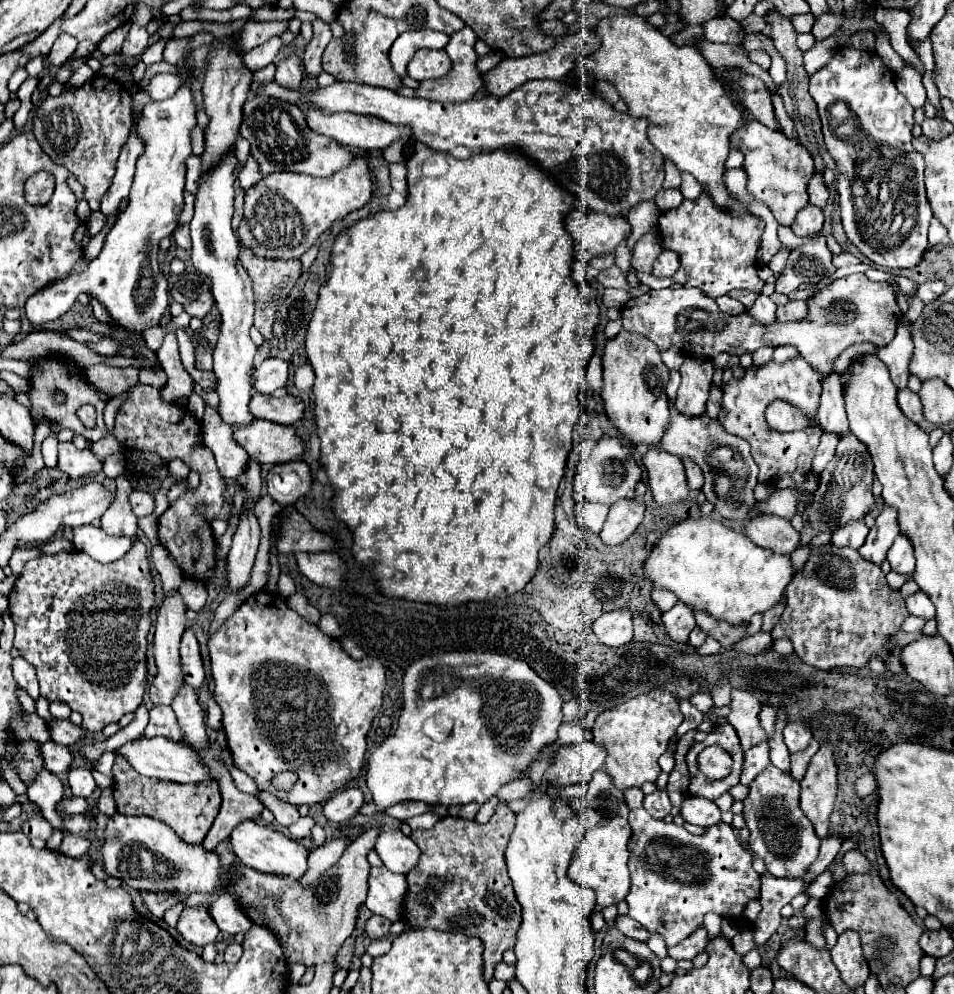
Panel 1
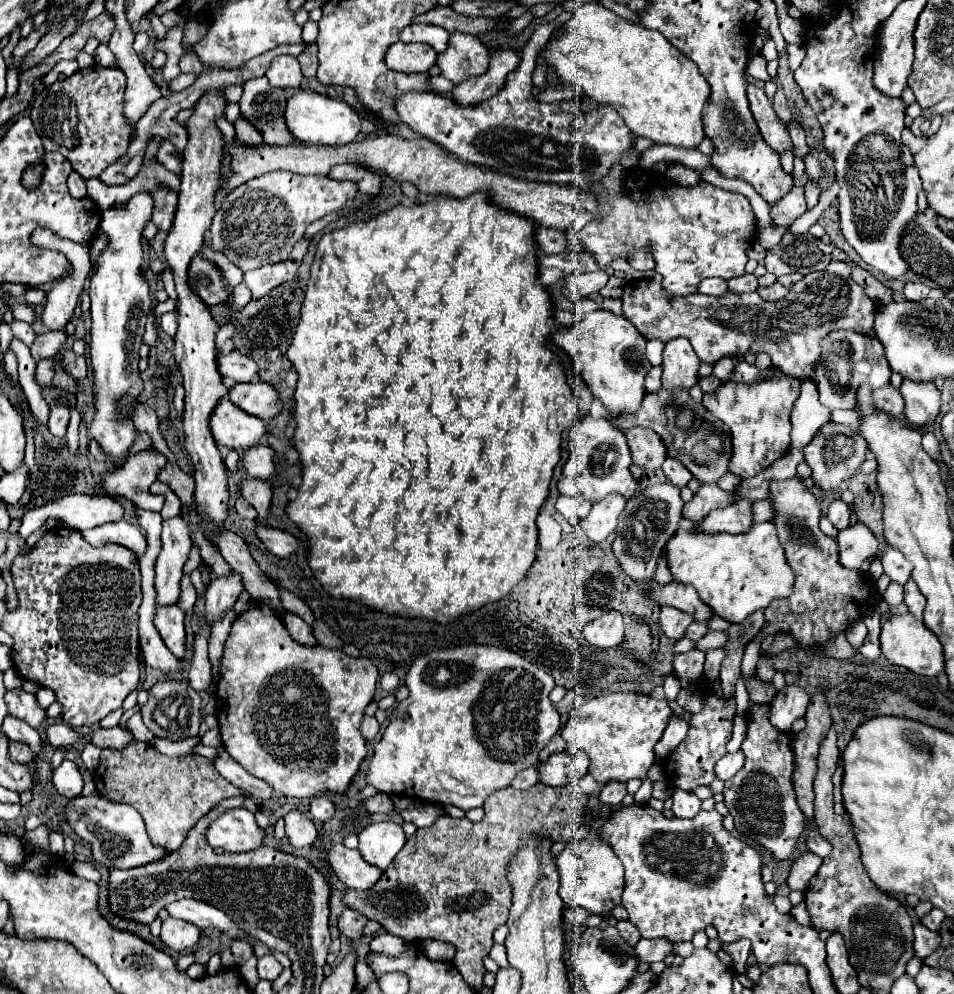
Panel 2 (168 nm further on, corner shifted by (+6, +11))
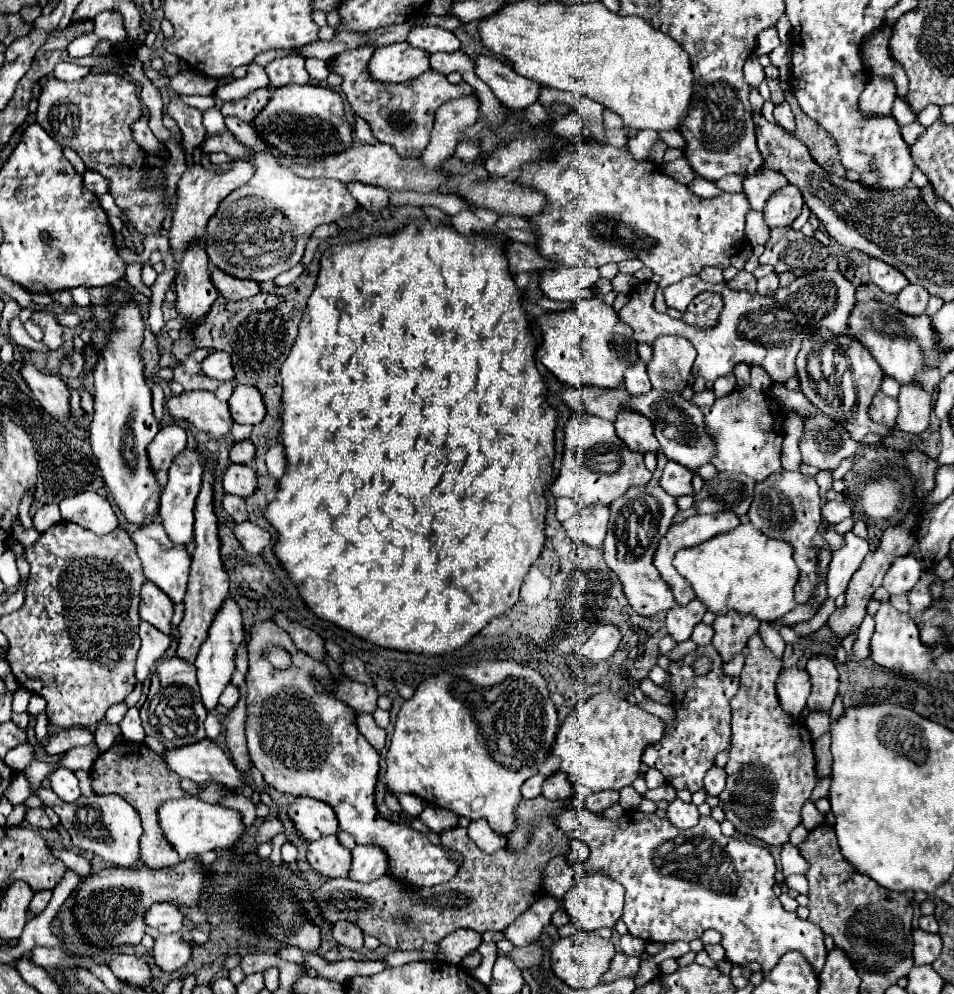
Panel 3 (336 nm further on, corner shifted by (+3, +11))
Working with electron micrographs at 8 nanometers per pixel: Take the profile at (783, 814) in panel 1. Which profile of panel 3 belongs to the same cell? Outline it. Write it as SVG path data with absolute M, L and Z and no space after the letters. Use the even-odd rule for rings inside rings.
M758 634L748 640L748 648L750 654L740 674L740 690L732 698L728 780L718 798L726 818L738 832L760 838L772 846L782 846L790 840L790 832L802 822L802 804L810 798L816 784L812 736L798 718L788 716L778 704L776 680L782 662L774 658Z

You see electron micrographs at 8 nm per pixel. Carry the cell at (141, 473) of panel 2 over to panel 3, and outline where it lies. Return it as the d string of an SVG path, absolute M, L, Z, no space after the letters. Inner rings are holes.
M180 426L160 428L154 440L148 444L148 460L152 472L168 470L172 458L178 456L186 448L186 430Z

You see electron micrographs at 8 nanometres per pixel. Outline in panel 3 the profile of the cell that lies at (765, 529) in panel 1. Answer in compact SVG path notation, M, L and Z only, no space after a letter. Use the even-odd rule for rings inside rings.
M716 512L716 514L710 514L710 516L708 516L708 514L696 514L696 516L688 518L688 520L684 520L682 524L672 524L672 526L670 526L670 532L668 532L668 534L660 540L660 544L658 544L658 550L656 550L656 554L654 554L654 566L658 568L662 580L664 580L666 584L670 584L670 588L672 588L672 592L674 592L678 604L684 606L684 604L688 604L690 600L694 600L694 590L690 588L690 584L688 584L682 576L678 576L678 570L676 570L674 564L672 564L674 554L676 554L680 548L698 546L698 544L702 544L702 542L714 538L716 534L730 532L730 530L734 530L738 524L740 524L740 520L738 520L738 516L734 516L734 512Z

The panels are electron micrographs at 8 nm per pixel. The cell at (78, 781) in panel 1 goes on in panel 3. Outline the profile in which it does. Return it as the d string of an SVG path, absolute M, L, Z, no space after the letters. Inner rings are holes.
M58 768L50 774L50 786L52 790L64 800L64 802L74 802L80 798L80 788L78 788L78 778L74 776L72 770L68 768Z

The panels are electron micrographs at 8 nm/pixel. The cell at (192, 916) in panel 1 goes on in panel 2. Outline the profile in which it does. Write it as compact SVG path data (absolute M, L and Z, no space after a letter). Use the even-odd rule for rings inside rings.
M167 918L161 926L159 940L171 950L171 952L183 952L197 944L201 930L193 924L183 924L183 920L171 920Z

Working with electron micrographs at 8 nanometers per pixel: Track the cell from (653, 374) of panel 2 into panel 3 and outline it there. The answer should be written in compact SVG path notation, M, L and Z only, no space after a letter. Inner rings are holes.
M638 360L634 366L626 370L626 390L632 394L646 394L652 390L648 372L646 372L646 362Z

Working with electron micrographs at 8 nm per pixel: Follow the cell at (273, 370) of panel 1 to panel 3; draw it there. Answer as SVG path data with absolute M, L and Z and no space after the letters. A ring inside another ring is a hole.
M212 352L202 362L202 372L214 380L234 380L236 376L232 368L232 360L230 356L226 356L226 352Z

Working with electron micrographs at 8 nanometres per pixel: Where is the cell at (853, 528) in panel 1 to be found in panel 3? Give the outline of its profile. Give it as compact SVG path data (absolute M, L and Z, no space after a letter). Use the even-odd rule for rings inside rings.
M830 500L824 508L822 508L822 516L824 520L828 520L830 524L838 524L846 518L852 516L852 508L846 502L838 502L838 500Z

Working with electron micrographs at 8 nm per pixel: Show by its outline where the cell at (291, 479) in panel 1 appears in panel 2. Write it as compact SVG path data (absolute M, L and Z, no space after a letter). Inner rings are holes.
M255 446L245 450L243 454L243 466L249 476L267 480L275 474L275 462L273 462L273 450L269 446Z

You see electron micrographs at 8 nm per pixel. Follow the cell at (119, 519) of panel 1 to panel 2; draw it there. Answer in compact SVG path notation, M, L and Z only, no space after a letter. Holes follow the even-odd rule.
M69 494L69 496L63 496L59 500L53 500L41 508L33 508L33 510L27 510L25 516L23 516L23 524L19 528L19 536L23 540L29 538L29 534L37 528L43 526L43 522L47 518L57 518L61 520L65 526L69 528L75 528L75 530L89 530L89 528L95 528L95 526L101 526L101 524L107 524L107 522L119 522L123 518L123 506L109 498L109 496L99 496L99 494Z

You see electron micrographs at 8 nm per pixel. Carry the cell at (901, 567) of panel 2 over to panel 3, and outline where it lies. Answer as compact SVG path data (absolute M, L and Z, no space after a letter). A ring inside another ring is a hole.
M906 554L894 560L894 564L884 576L882 586L890 592L890 596L906 594L920 580L920 574L922 574L920 562L912 554Z

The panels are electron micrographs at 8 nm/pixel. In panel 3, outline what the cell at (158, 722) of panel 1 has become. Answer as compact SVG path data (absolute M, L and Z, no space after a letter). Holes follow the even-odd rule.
M168 658L158 664L158 668L152 674L152 692L146 700L146 704L140 708L142 726L146 736L156 738L166 748L180 748L186 744L194 744L206 738L204 734L204 718L206 708L202 704L194 664L182 658Z

